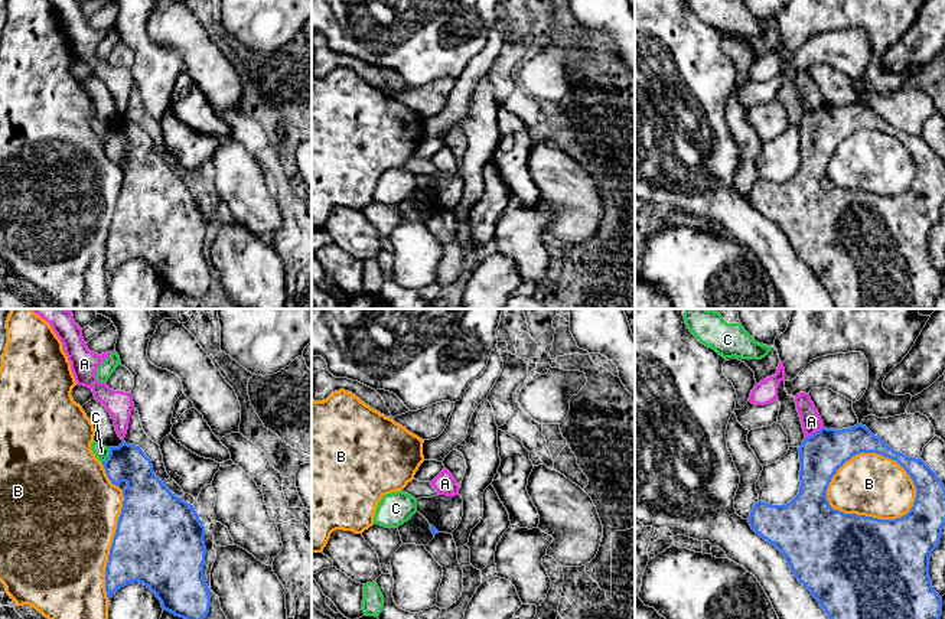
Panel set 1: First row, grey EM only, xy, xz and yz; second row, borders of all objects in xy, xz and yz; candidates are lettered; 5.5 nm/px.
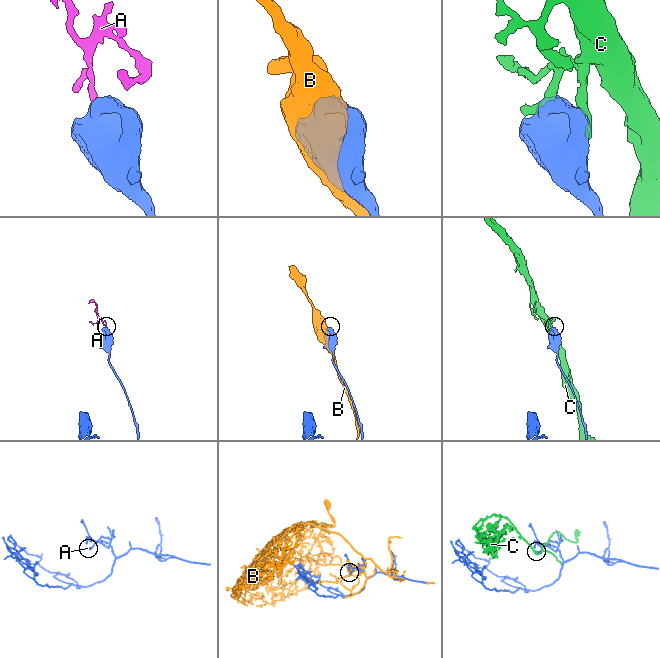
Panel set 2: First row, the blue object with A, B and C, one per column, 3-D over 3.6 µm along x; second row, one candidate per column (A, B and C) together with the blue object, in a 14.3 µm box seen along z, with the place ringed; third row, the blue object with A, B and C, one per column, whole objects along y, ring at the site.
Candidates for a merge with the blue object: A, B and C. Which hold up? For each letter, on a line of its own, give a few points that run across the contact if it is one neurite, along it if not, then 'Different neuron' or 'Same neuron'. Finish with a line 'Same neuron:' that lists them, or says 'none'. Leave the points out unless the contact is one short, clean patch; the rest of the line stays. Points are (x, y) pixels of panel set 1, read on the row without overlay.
A: Line: yz (823, 103), (805, 114). Different neuron
B: Different neuron
C: Different neuron
Same neuron: none

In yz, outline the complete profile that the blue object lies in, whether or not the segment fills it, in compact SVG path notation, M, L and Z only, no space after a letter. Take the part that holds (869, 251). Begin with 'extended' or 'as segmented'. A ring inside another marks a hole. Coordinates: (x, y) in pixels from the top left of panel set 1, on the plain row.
as segmented; M866 102L822 104L805 114L799 127L799 169L786 182L757 177L749 192L752 206L773 221L791 248L818 277L835 309L933 309L942 291L942 274L929 254L931 229L945 203L945 163L922 137L889 124ZM877 130L897 139L916 164L910 188L896 196L879 196L834 186L827 166L837 147L853 133Z

